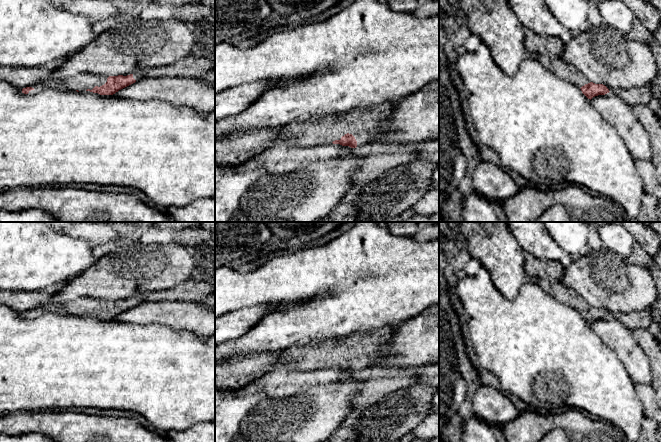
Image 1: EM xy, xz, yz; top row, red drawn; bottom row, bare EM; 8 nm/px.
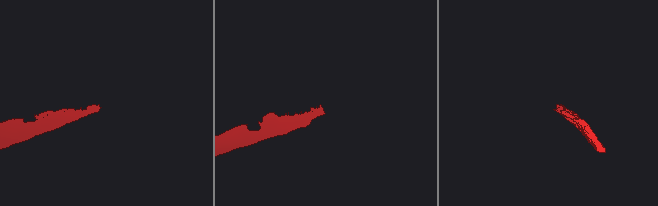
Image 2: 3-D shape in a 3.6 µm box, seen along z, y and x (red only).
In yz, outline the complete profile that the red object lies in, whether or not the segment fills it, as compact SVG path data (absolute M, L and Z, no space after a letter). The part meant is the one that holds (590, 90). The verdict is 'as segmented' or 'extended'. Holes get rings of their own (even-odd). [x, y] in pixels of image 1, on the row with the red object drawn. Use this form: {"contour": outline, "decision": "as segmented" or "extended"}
{"contour": "M531 53L529 56L557 77L578 86L590 100L610 92L605 85L590 82L575 66L567 64L561 57L538 53Z", "decision": "extended"}

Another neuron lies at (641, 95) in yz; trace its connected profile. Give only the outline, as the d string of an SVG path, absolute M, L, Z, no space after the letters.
M650 86L616 90L613 91L613 93L623 99L630 106L634 106L636 104L648 105L653 96Z

